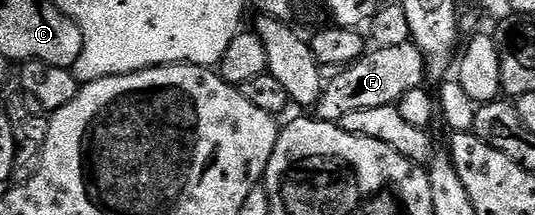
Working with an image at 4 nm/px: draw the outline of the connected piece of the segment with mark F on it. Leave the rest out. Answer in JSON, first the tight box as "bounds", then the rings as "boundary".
{"bounds":[313,41,425,124],"boundary":[[[412,41],[393,48],[375,48],[343,67],[341,76],[329,80],[314,104],[313,114],[321,122],[338,124],[349,112],[362,112],[364,108],[385,108],[399,103],[405,92],[420,89],[425,82],[423,53]]]}

